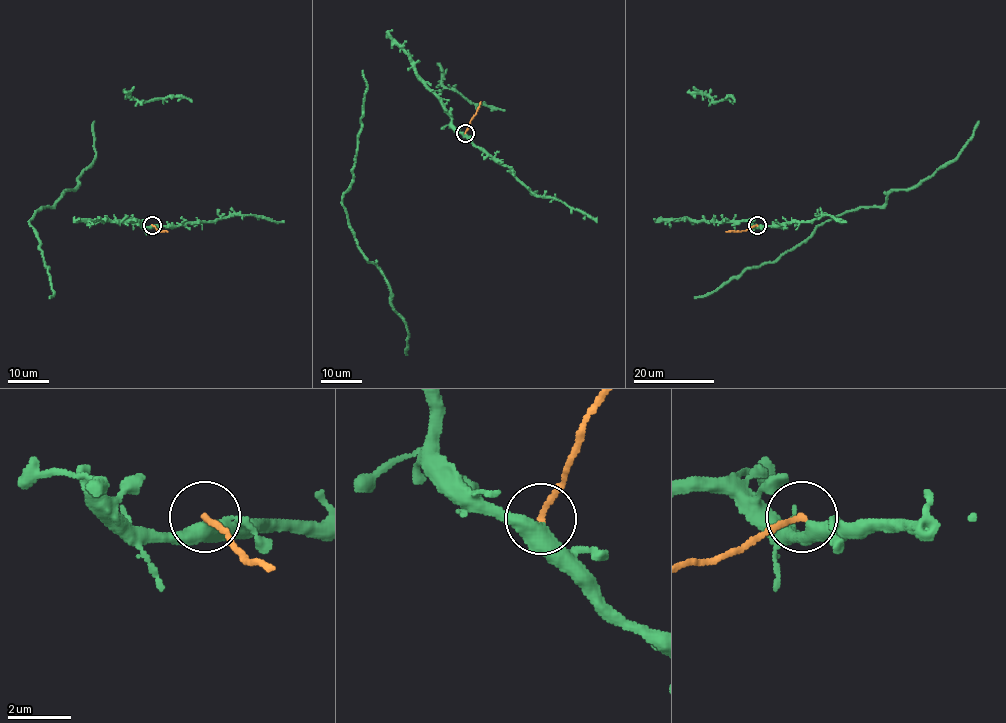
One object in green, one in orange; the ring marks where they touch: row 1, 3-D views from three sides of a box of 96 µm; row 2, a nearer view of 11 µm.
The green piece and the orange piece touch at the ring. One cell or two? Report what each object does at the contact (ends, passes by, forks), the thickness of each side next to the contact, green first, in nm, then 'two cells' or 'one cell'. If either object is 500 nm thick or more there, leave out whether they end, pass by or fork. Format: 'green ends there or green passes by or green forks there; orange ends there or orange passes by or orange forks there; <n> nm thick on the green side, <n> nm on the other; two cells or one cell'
green passes by; orange ends there; 440 nm thick on the green side, 180 nm on the other; two cells

